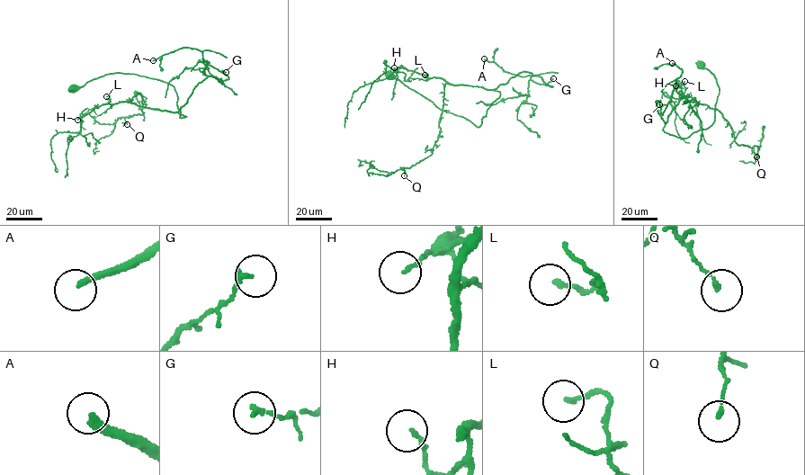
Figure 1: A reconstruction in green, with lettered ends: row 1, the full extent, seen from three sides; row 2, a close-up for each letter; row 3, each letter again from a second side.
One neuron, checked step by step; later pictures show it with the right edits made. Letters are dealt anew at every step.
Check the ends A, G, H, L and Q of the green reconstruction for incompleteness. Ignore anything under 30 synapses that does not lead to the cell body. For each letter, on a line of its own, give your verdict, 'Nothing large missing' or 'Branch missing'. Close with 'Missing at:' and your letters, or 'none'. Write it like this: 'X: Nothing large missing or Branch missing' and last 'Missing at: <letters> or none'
A: Branch missing
G: Nothing large missing
H: Nothing large missing
L: Nothing large missing
Q: Nothing large missing
Missing at: A

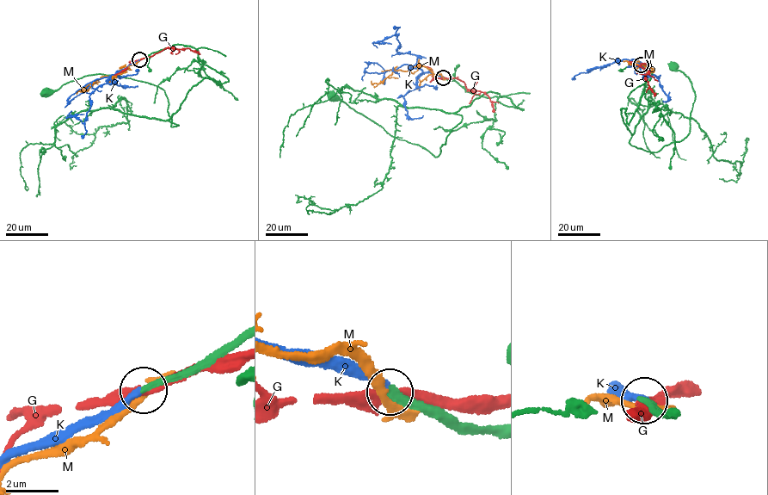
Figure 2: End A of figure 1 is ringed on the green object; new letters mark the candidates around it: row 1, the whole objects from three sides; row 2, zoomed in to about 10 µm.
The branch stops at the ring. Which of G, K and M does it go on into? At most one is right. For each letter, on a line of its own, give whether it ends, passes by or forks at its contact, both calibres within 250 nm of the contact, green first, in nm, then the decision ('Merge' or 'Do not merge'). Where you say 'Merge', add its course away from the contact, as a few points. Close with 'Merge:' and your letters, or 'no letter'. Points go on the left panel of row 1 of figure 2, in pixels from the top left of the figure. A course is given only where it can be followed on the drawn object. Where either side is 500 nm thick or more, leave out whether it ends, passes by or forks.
G: It passes by. Thickness 400 nm (green) against 320 nm. Do not merge
K: It ends there. Thickness 280 nm (green) against 280 nm. Merge. Its course: (139, 59), (89, 95), (83, 123), (66, 117), (71, 110)
M: It ends there. Thickness 360 nm (green) against 400 nm. Do not merge
Merge: K

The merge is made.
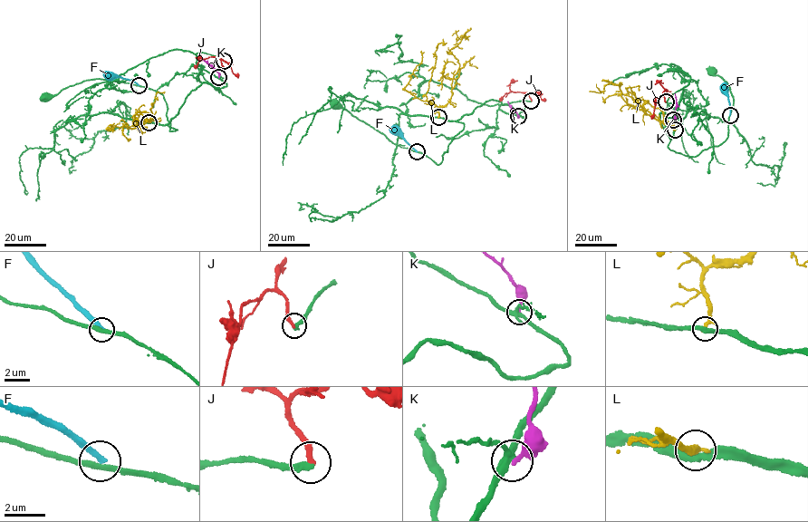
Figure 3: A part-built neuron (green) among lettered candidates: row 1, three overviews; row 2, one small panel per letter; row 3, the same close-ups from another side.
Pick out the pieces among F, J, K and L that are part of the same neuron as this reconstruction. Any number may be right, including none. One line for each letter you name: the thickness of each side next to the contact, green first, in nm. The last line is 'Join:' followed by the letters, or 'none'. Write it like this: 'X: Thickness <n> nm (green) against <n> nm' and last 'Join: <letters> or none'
Join: none

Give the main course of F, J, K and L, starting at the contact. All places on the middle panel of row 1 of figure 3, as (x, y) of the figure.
F: (417, 151), (389, 128)
J: (531, 101), (528, 93), (510, 91), (512, 82), (506, 85)
K: (518, 116), (507, 101)
L: (438, 117), (437, 109), (450, 98), (459, 64), (449, 53), (467, 38), (464, 34), (471, 28)

